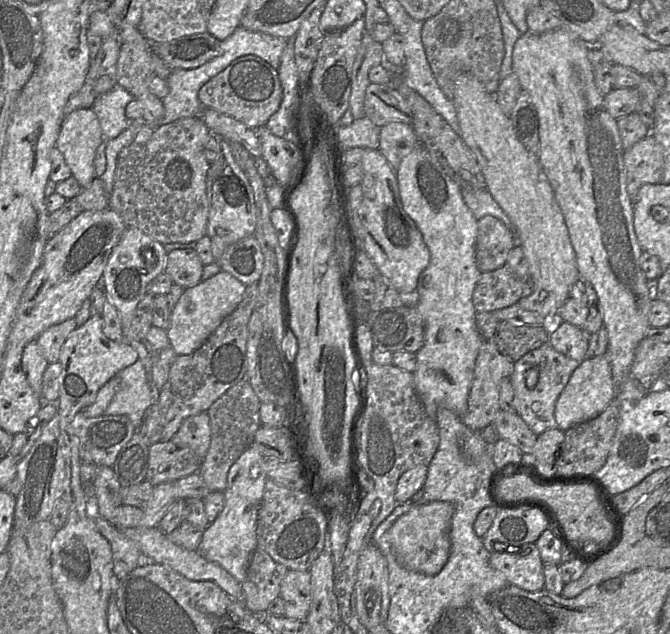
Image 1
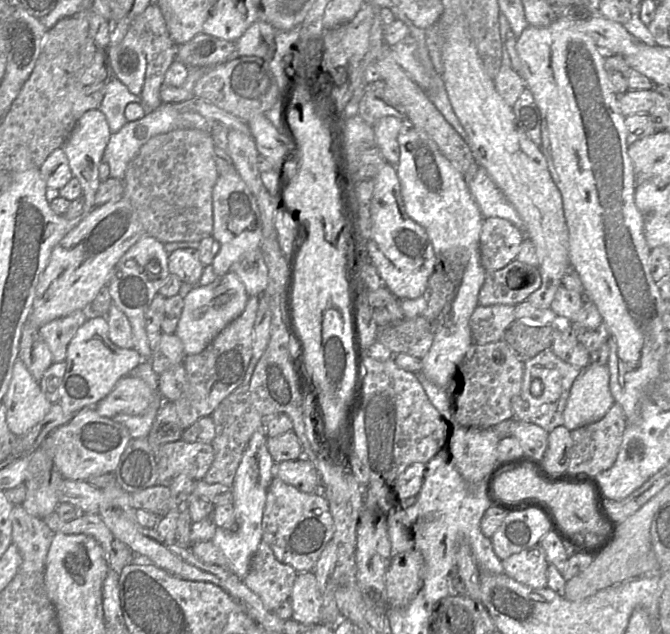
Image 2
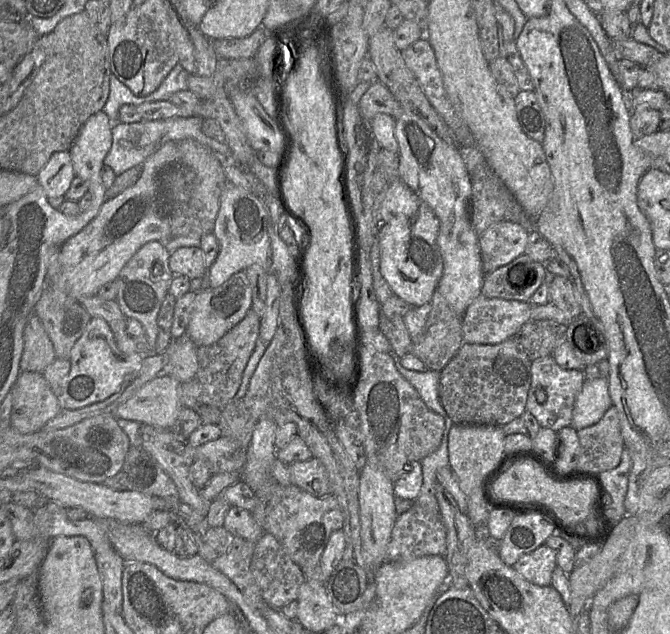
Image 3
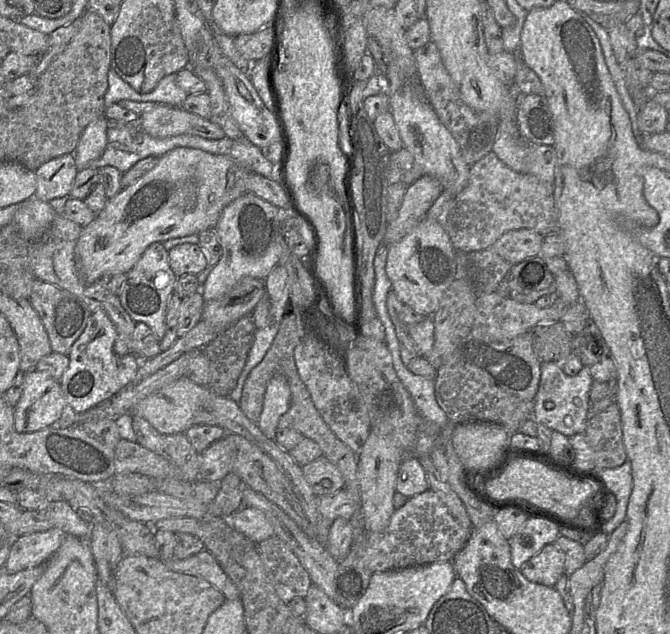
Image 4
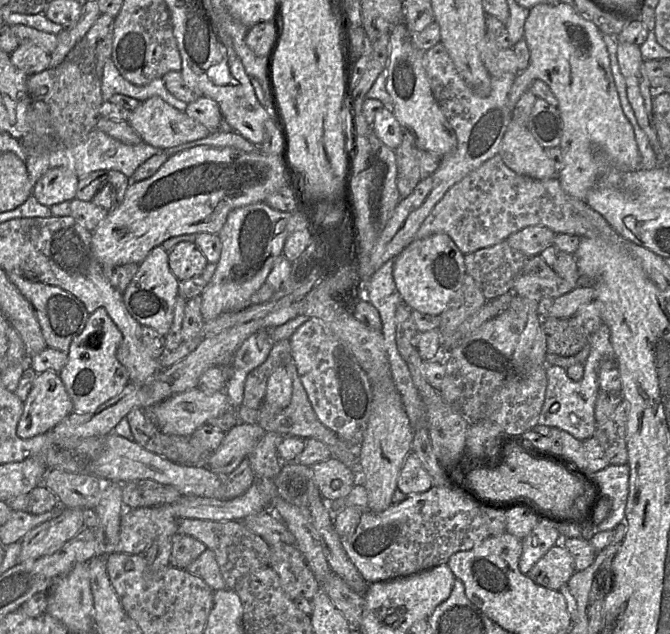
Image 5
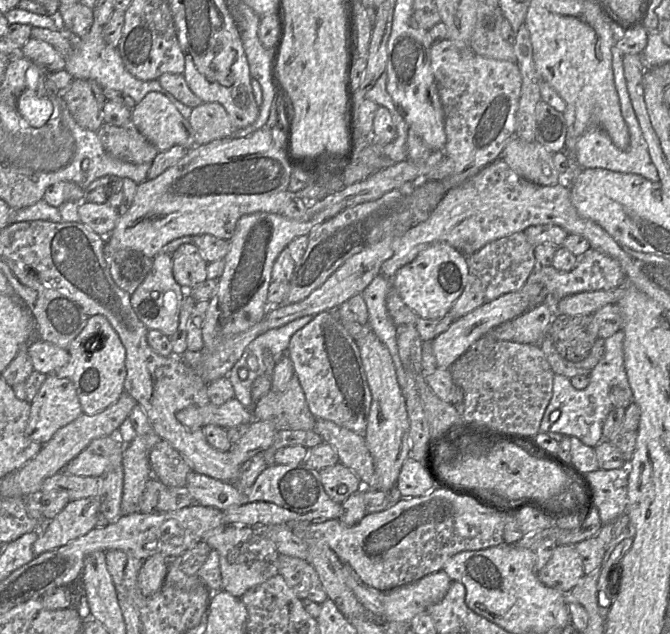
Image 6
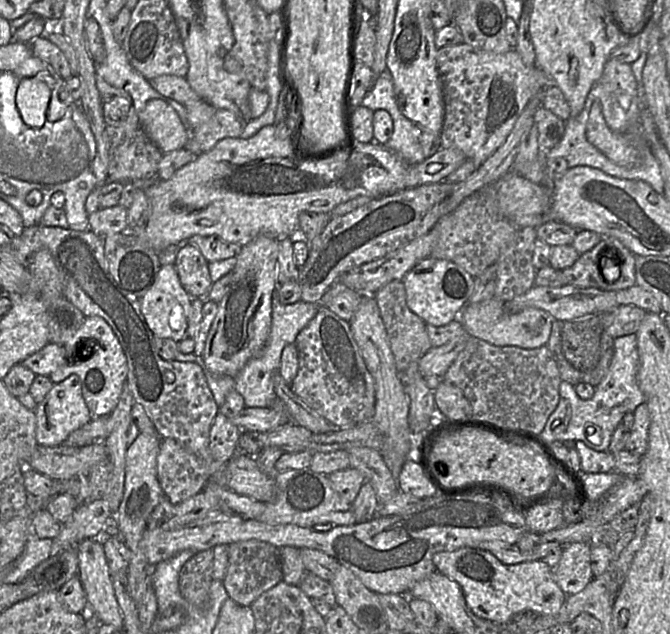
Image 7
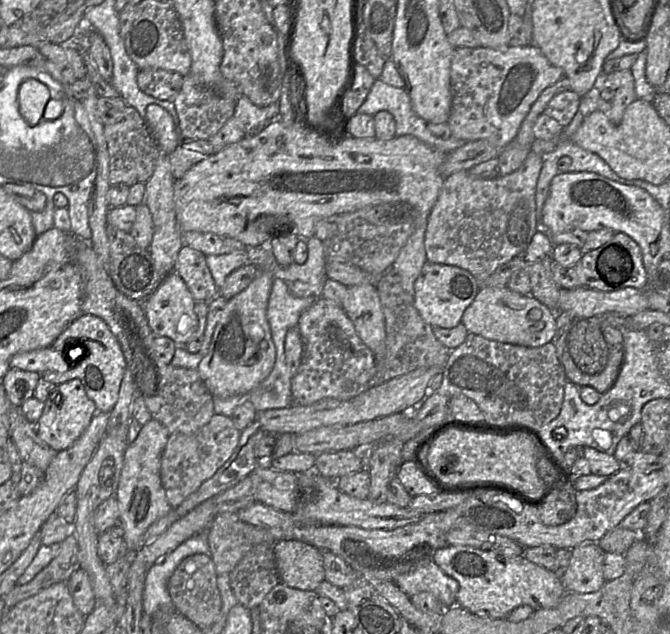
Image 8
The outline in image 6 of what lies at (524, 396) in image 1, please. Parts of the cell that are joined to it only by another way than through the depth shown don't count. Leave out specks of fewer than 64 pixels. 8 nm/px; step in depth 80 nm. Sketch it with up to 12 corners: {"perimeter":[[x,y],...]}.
{"perimeter":[[620,330],[583,390],[555,374],[540,432],[603,440],[613,387],[633,403]]}

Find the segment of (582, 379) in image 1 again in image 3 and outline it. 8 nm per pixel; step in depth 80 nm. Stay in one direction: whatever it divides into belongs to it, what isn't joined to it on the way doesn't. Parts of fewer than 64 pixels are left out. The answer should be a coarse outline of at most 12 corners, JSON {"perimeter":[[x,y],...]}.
{"perimeter":[[608,378],[586,379],[571,427],[596,424],[611,406]]}

